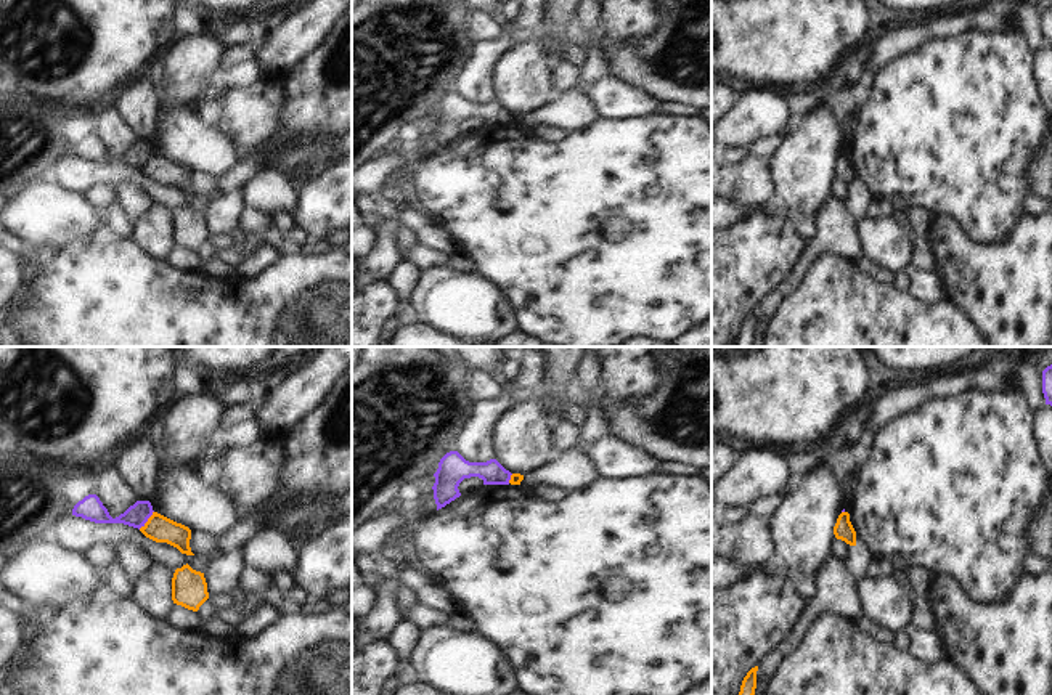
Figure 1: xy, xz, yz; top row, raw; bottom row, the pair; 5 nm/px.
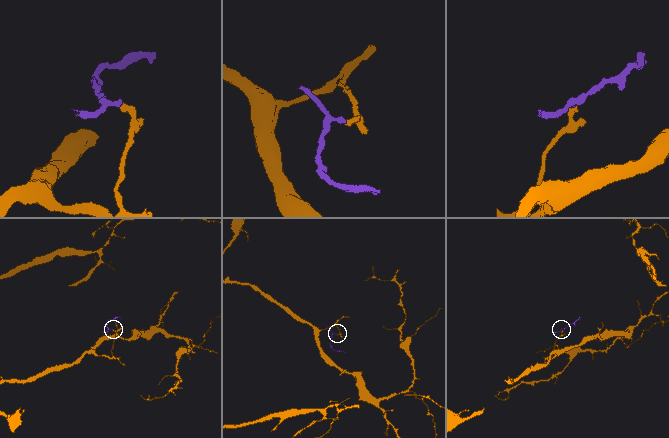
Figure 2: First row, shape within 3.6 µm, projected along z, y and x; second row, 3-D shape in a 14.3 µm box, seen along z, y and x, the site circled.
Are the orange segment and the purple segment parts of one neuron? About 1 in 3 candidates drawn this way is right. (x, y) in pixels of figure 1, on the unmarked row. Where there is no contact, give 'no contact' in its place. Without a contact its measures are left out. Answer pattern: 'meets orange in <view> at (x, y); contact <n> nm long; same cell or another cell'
meets orange in xy at (148, 161); contact 120 nm long; another cell

